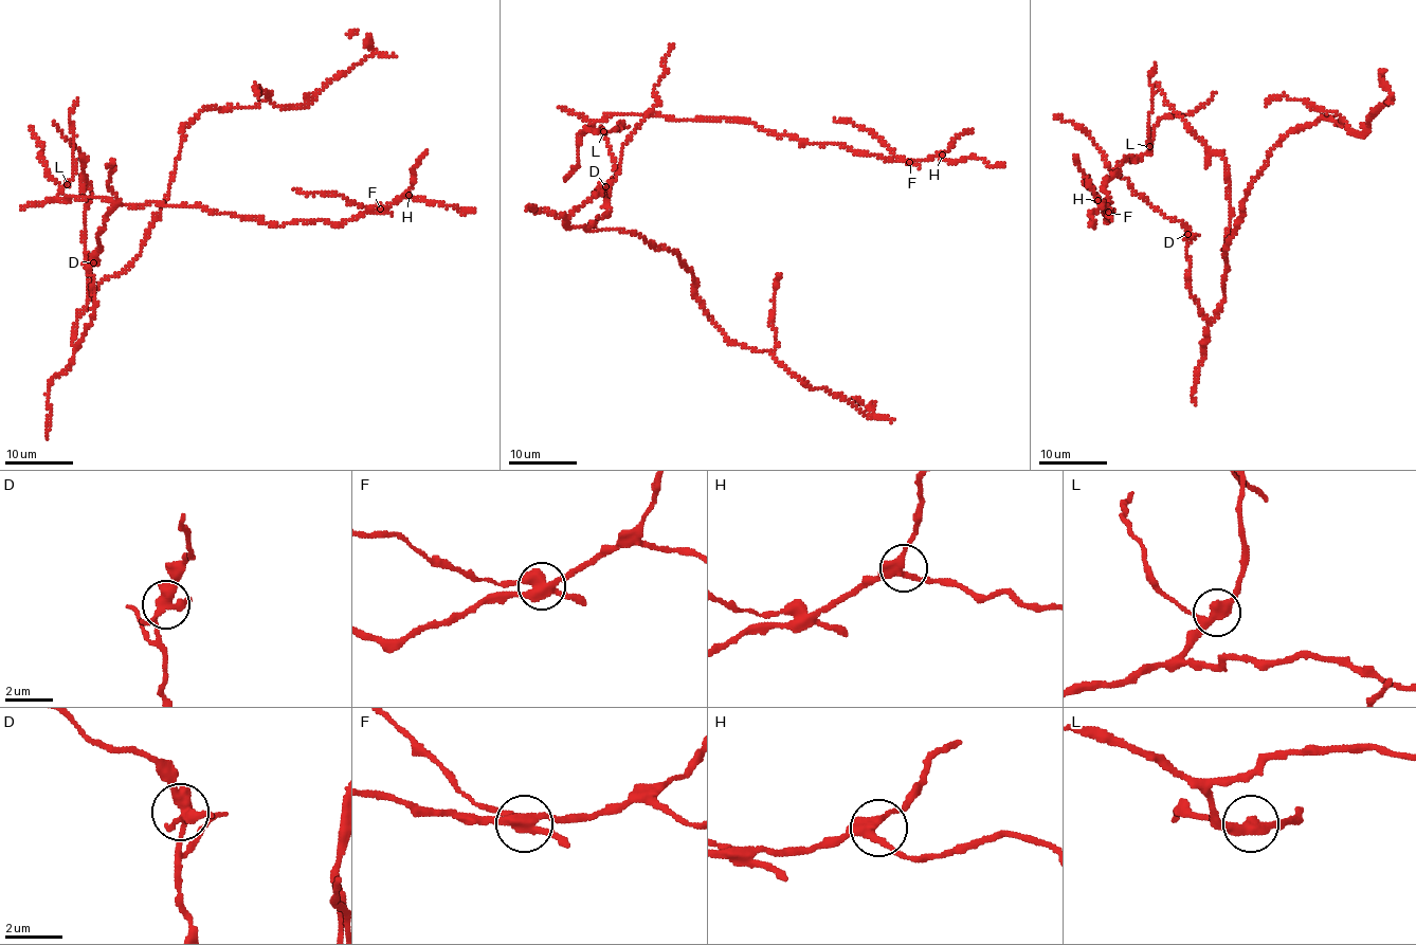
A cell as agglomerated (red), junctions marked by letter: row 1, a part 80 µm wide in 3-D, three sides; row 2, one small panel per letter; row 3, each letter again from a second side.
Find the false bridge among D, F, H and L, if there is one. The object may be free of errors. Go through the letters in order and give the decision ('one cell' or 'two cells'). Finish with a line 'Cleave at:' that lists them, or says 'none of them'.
D: one cell
F: two cells
H: one cell
L: one cell
Cleave at: F

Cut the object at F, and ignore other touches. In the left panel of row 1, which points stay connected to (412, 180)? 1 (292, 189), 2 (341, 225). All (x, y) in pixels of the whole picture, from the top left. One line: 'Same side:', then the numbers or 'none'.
Same side: 2

